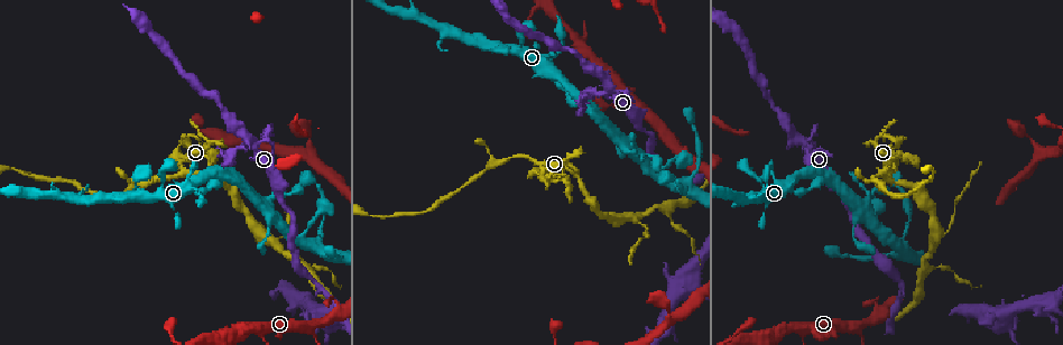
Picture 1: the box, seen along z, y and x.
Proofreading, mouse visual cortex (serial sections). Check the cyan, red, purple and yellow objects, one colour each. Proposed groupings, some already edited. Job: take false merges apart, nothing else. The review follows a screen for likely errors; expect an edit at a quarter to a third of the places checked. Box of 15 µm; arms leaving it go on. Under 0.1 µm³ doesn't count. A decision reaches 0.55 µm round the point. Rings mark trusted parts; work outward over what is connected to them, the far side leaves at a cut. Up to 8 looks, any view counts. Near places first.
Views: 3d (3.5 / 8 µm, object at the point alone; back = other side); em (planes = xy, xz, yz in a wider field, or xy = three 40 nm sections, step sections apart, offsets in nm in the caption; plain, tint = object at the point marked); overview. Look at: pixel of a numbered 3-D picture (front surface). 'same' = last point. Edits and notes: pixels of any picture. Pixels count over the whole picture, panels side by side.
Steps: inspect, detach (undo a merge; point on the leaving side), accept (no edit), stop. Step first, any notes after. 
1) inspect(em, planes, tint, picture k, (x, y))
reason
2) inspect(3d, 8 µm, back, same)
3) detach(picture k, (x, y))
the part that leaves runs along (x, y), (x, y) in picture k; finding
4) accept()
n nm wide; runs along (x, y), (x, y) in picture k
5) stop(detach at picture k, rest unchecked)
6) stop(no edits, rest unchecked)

inspect(3d, 3.5 µm, picture 1, (872, 197))
thin neck

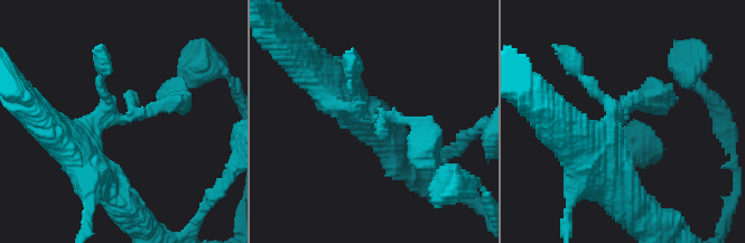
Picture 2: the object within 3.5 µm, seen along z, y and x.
inspect(em, xy, step 2, tint, picture 2, (124, 114))

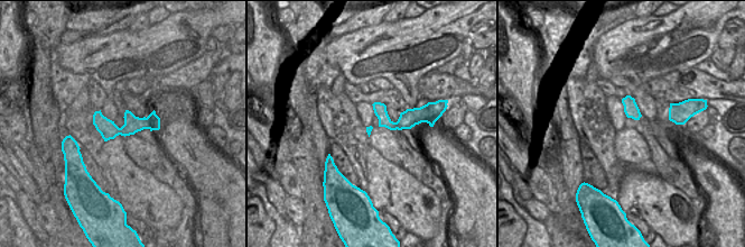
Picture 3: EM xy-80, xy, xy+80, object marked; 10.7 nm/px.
accept()
runs along (95, 117), (109, 130), (157, 120) in picture 3; all the same cell

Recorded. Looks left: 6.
inspect(3d, 8 µm, picture 1, (510, 157))
thin neck

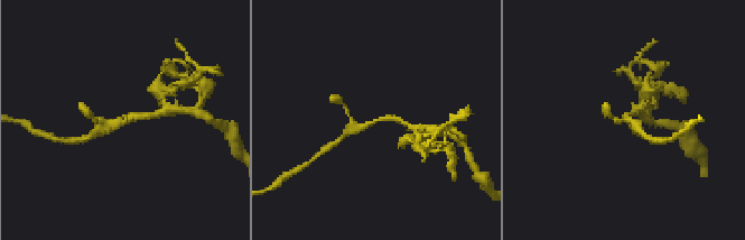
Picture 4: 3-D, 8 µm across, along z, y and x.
inspect(3d, 3.5 µm, picture 4, (627, 114))

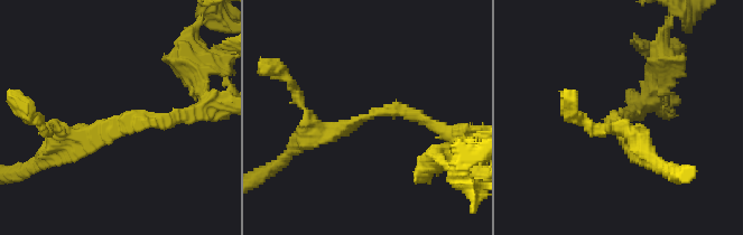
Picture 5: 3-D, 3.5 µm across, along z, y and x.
inspect(em, xy, step 3, tint, picture 5, (115, 124))
arms of 200, 300 nm

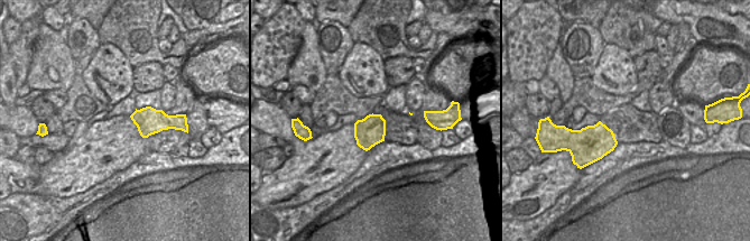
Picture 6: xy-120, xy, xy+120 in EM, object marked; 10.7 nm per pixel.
accept()
320 nm wide; runs along (187, 114), (121, 121), (49, 149) in picture 5; all the same cell

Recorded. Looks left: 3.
inspect(3d, 3.5 µm, picture 1, (262, 337))
sudden change in width

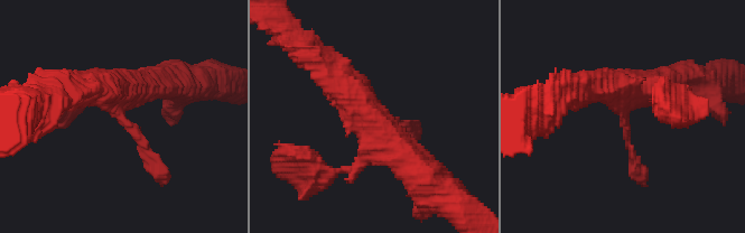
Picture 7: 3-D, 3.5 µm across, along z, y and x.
inspect(em, xy, step 2, tint, picture 7, (120, 115))
3 arms; arms of 150, 400, 450 nm

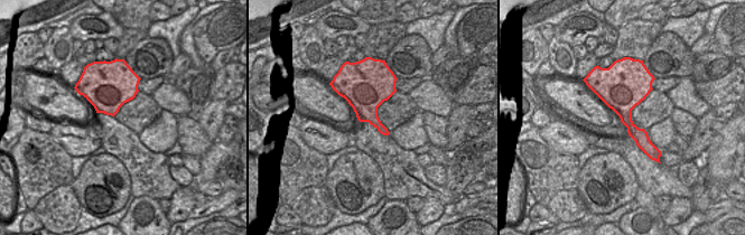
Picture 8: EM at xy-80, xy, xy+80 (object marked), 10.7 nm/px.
inspect(em, planes, tint, same)

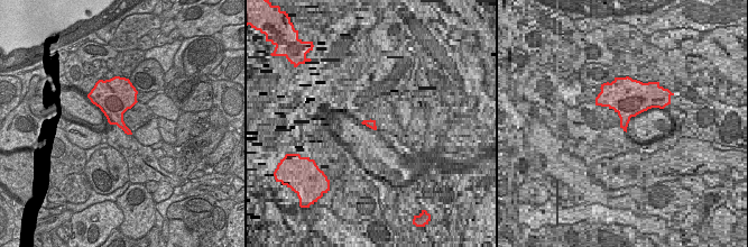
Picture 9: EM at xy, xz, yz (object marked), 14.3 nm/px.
accept()
runs along (659, 82), (624, 89), (630, 155) in picture 7; one cell here

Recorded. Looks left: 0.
stop(no edits, rest unchecked)

